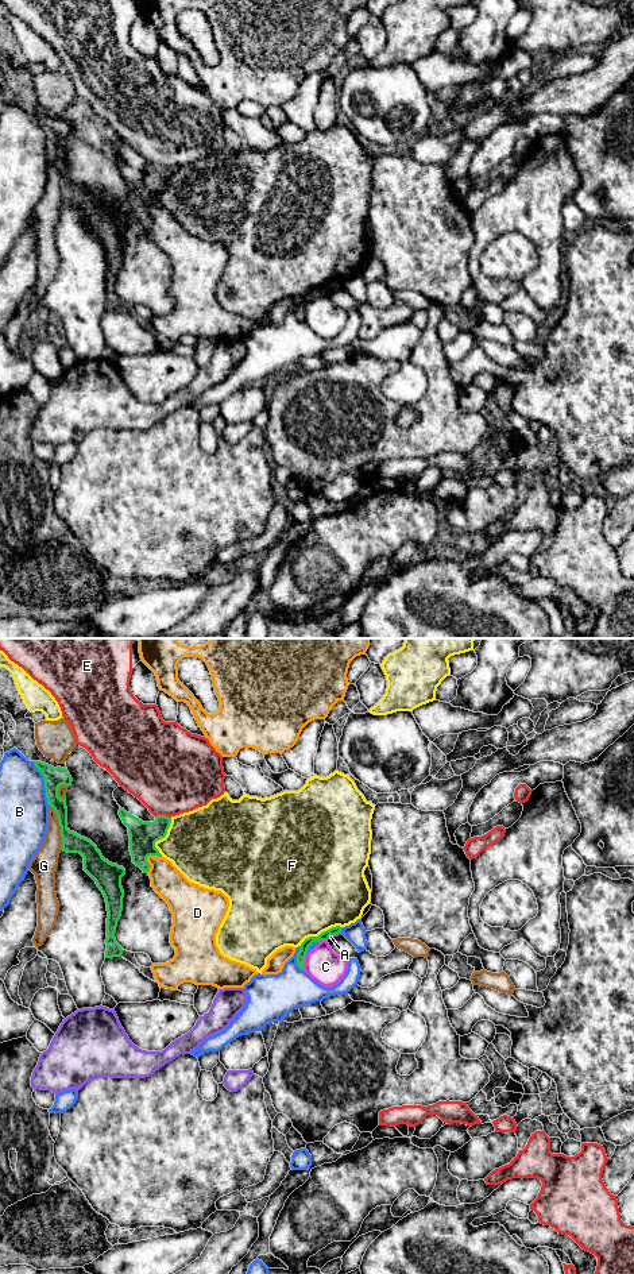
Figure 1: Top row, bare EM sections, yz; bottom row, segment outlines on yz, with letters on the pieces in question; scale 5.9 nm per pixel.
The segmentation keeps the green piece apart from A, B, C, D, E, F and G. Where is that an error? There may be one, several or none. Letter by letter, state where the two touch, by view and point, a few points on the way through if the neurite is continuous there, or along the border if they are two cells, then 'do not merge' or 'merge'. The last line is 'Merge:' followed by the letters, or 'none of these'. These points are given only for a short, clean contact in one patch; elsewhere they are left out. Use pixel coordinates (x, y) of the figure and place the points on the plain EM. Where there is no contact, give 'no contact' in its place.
A: contact yz (335, 286); do not merge
B: contact yz (45, 136); do not merge
C: contact yz (304, 313); border yz (308, 304), (304, 312), (304, 321); do not merge
D: contact yz (146, 211); do not merge
E: contact yz (163, 168); do not merge
F: contact yz (320, 286); do not merge
G: contact yz (61, 180); do not merge
Merge: none of these

